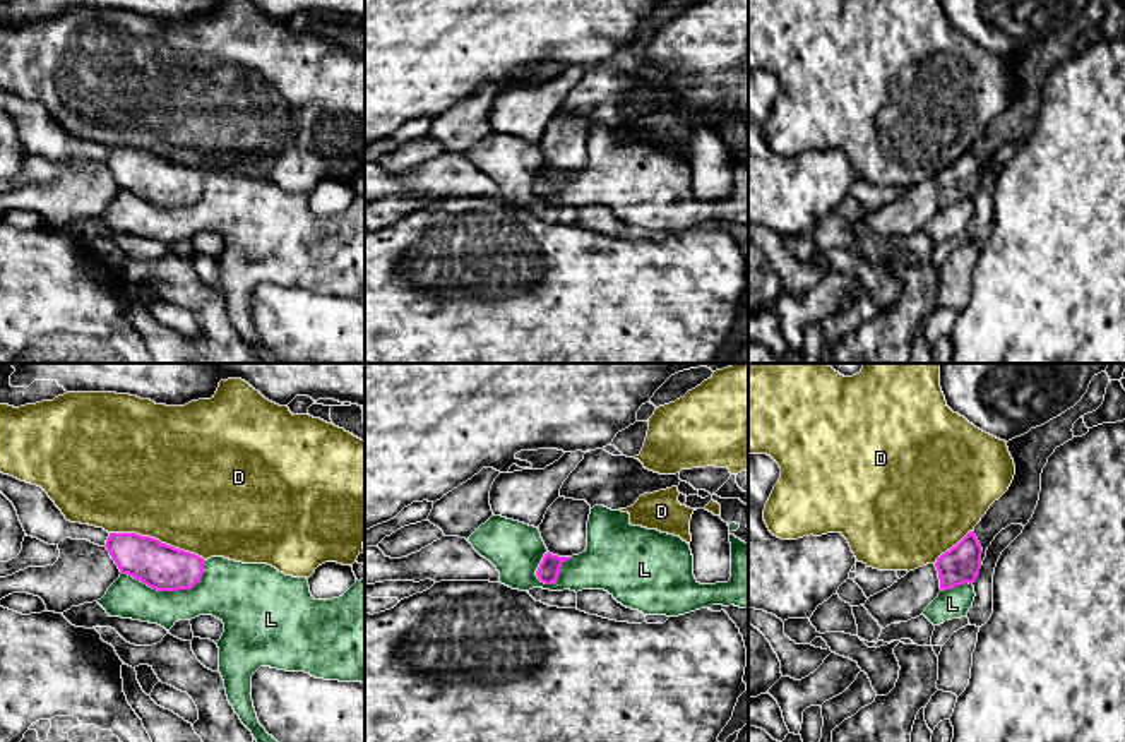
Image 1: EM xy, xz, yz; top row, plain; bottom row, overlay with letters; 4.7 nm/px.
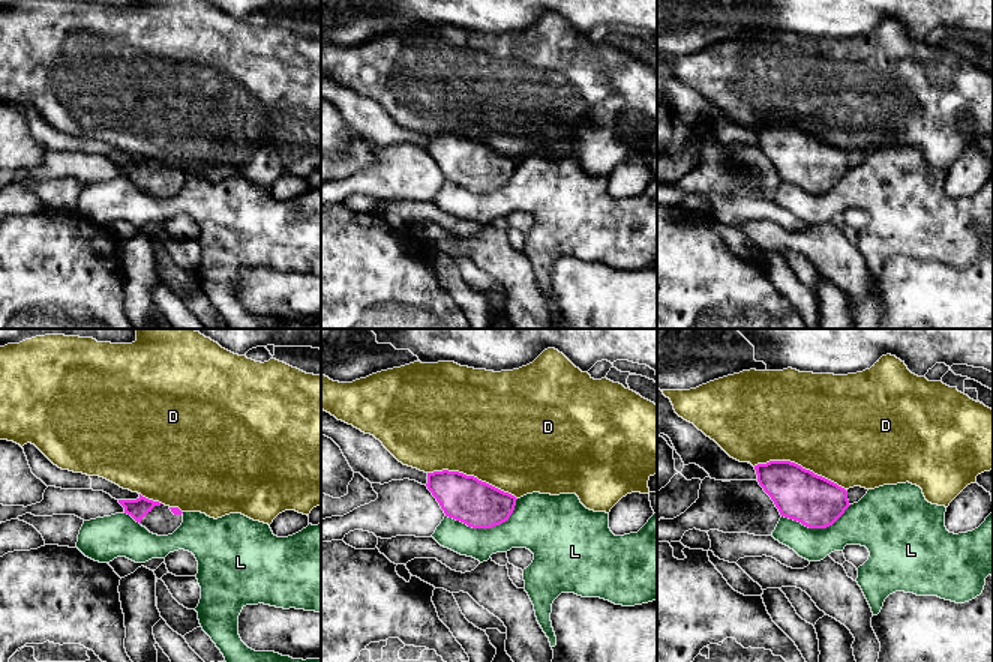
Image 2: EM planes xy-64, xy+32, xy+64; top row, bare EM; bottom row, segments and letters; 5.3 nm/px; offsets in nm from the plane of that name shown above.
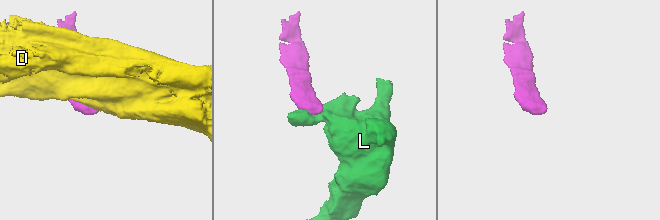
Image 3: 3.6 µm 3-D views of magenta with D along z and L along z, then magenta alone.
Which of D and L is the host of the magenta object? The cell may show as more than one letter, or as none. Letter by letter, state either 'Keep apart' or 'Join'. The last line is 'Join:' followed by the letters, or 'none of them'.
D: Keep apart
L: Keep apart
Join: none of them

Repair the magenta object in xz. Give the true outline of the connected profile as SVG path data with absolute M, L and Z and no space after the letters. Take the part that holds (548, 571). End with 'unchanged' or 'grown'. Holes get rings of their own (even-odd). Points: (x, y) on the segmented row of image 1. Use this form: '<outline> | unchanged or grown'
M558 497L548 507L538 528L548 548L536 571L541 583L557 583L562 564L586 552L589 514L591 506L586 500Z | grown

